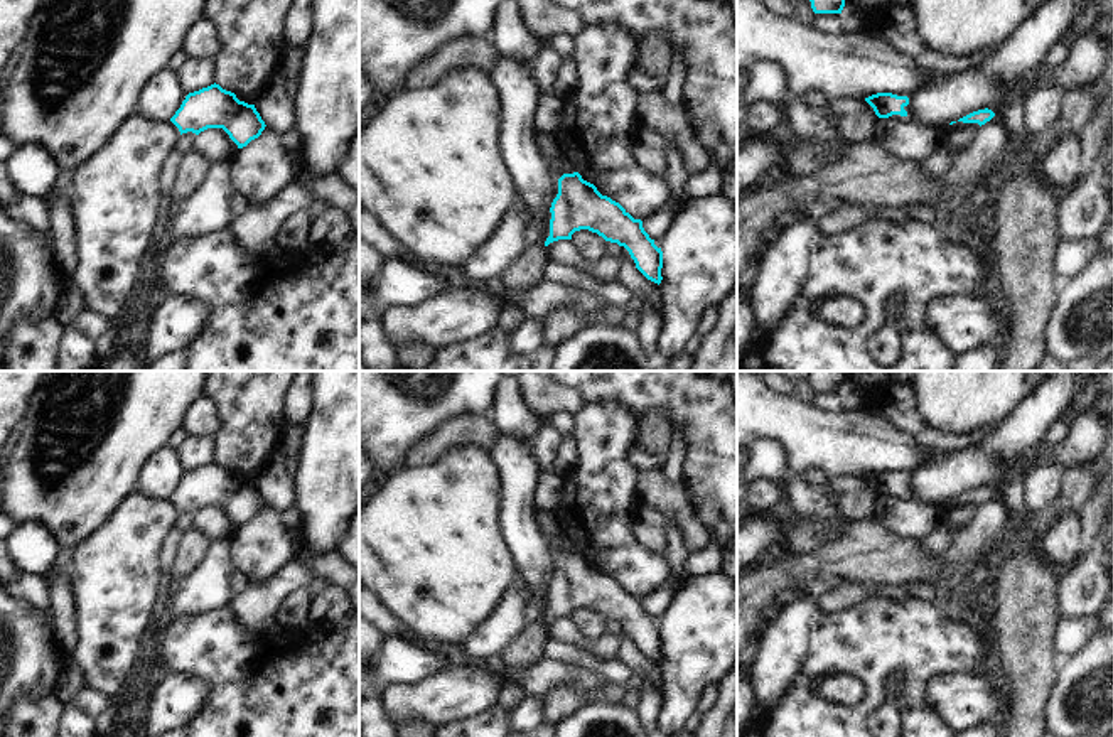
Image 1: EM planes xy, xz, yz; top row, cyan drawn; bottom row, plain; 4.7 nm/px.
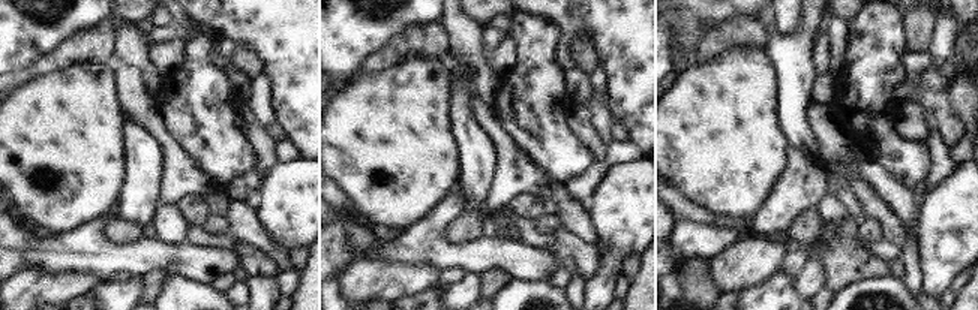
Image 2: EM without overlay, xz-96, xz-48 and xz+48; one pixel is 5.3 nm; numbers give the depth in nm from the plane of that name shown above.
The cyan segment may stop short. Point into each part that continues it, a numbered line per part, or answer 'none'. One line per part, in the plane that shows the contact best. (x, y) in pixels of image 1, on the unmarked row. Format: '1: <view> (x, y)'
none

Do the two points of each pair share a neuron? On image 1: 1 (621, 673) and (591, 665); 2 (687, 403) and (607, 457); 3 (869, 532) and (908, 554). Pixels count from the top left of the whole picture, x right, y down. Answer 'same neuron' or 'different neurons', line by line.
1: same neuron
2: different neurons
3: same neuron

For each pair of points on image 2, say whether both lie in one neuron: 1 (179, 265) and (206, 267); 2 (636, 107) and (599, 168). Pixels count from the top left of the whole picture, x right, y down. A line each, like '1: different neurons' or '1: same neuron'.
1: same neuron
2: different neurons

